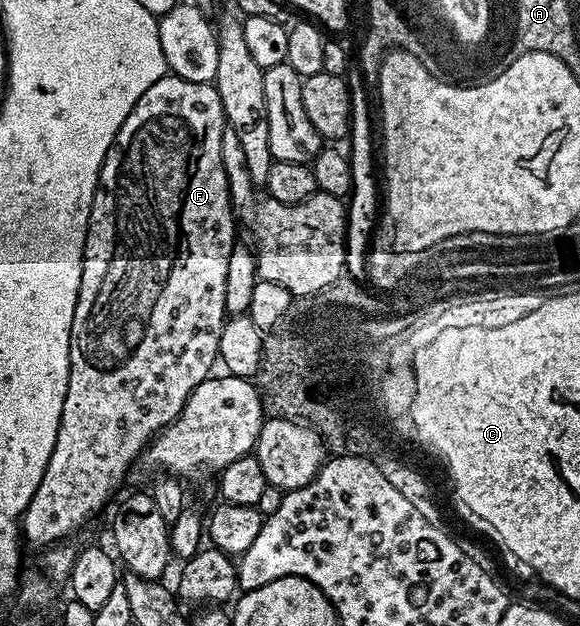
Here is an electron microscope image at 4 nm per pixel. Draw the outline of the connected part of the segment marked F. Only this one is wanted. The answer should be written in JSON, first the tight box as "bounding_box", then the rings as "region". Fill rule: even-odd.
{"bounding_box":[21,73,237,549],"region":[[[168,73],[153,85],[149,85],[149,89],[145,89],[137,105],[133,105],[129,117],[125,117],[121,129],[111,142],[111,148],[107,150],[99,170],[99,184],[95,186],[95,196],[87,222],[87,236],[83,242],[81,285],[77,293],[77,305],[73,309],[69,341],[69,385],[61,409],[57,441],[53,445],[49,465],[45,465],[45,473],[29,505],[23,511],[21,520],[21,539],[26,546],[28,543],[31,547],[39,547],[38,549],[50,548],[66,540],[63,538],[73,534],[78,527],[85,526],[114,497],[115,490],[122,485],[123,478],[131,467],[131,462],[138,455],[140,458],[144,454],[151,440],[178,417],[193,389],[197,389],[197,385],[201,385],[201,381],[205,381],[216,370],[214,367],[215,363],[217,367],[219,359],[221,333],[228,318],[225,309],[225,277],[229,273],[229,257],[237,245],[237,216],[231,205],[225,165],[221,165],[221,137],[224,126],[221,97],[217,97],[217,89],[211,83],[189,81]]]}

